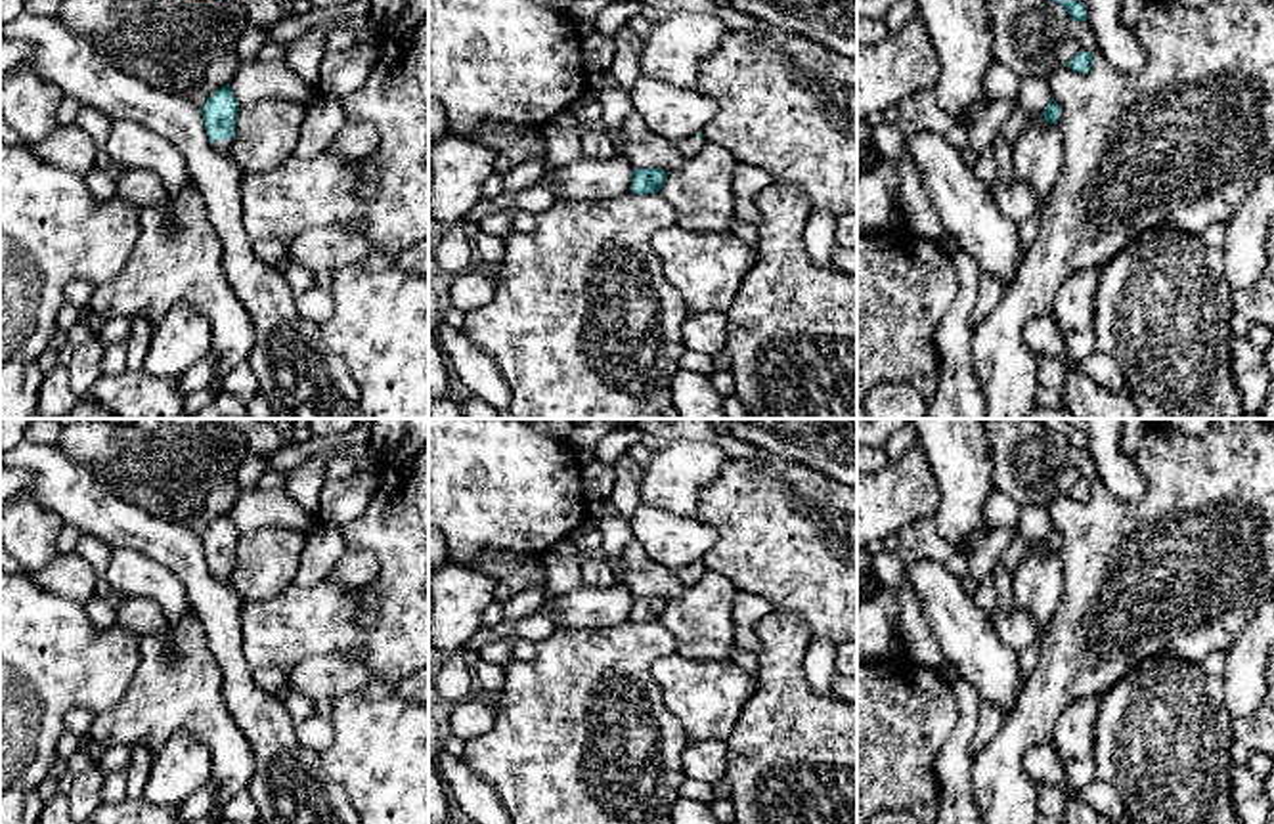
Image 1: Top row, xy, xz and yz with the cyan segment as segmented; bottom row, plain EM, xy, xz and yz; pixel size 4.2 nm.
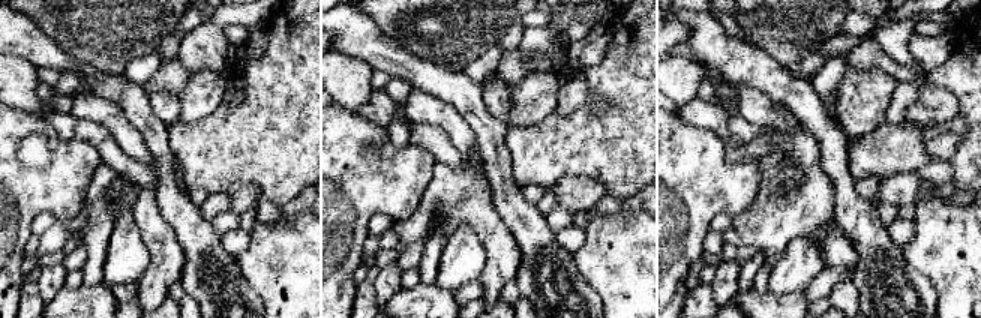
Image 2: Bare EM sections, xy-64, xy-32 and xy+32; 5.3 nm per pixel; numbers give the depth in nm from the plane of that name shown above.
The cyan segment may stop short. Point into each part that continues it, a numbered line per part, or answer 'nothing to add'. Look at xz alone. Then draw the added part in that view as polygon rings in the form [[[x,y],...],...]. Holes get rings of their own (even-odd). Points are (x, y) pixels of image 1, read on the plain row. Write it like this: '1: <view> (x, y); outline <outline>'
1: xz (689, 576); outline [[[691,564],[679,570],[673,570],[675,577],[683,583],[683,587],[694,587],[702,575],[704,575],[706,568],[700,564]]]

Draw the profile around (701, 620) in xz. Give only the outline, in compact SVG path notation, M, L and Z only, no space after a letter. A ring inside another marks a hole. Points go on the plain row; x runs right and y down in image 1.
M706 570L694 587L670 600L662 621L687 660L731 660L735 650L733 598L736 589Z

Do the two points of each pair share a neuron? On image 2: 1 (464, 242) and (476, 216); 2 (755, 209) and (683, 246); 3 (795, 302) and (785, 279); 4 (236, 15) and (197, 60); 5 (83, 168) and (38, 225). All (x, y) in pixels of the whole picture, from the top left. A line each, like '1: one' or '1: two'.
1: two
2: two
3: two
4: one
5: two

